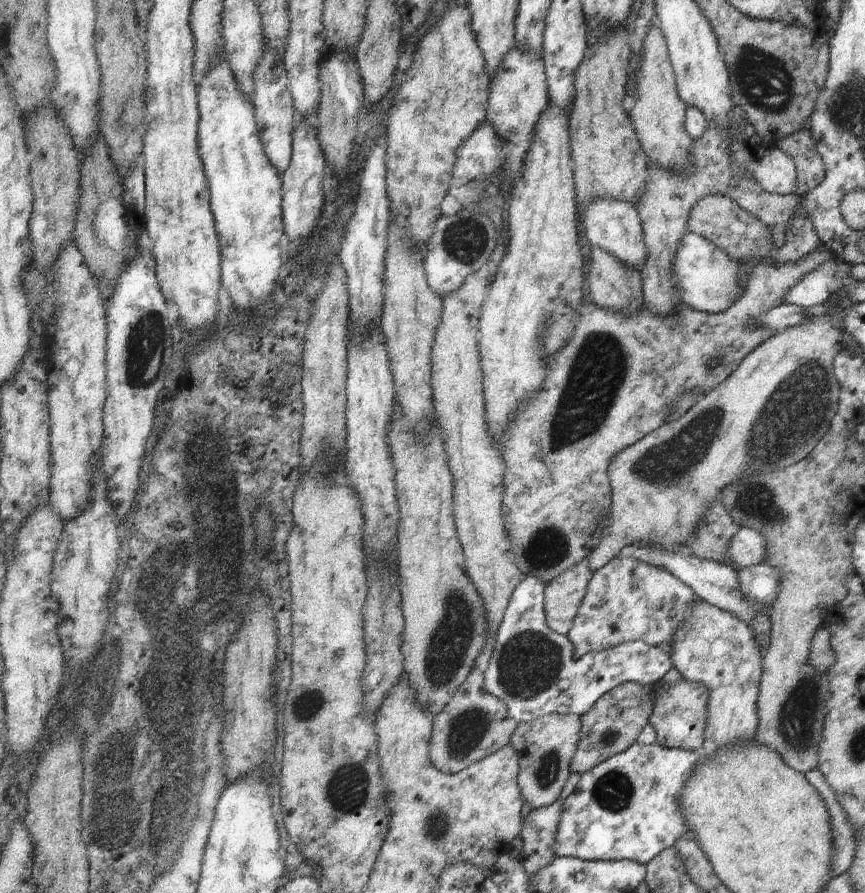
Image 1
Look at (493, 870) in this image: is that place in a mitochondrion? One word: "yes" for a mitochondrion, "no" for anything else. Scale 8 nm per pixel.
no

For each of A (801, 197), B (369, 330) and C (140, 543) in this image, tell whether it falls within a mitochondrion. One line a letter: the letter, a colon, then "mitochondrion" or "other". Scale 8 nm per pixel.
A: other
B: other
C: other

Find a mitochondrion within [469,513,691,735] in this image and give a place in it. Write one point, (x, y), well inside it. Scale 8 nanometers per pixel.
(530, 662)

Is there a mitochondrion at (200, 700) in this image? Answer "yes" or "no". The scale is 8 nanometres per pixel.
yes

